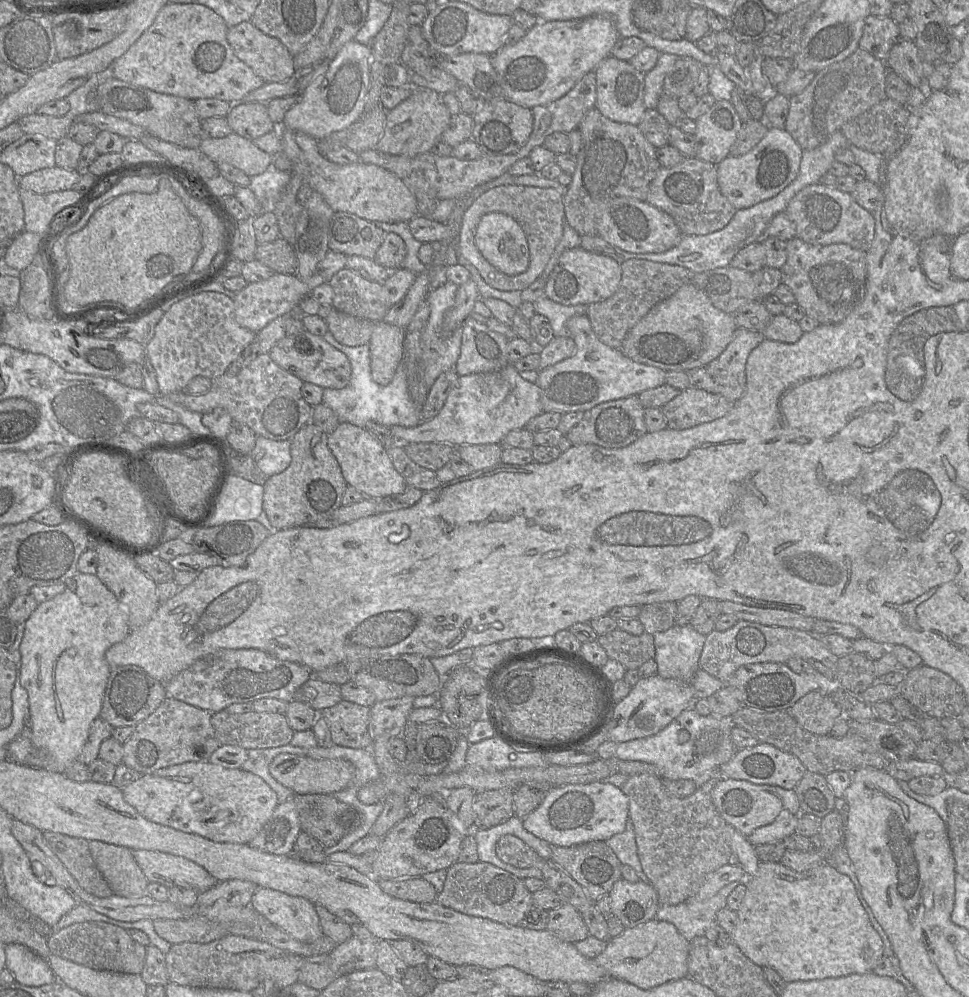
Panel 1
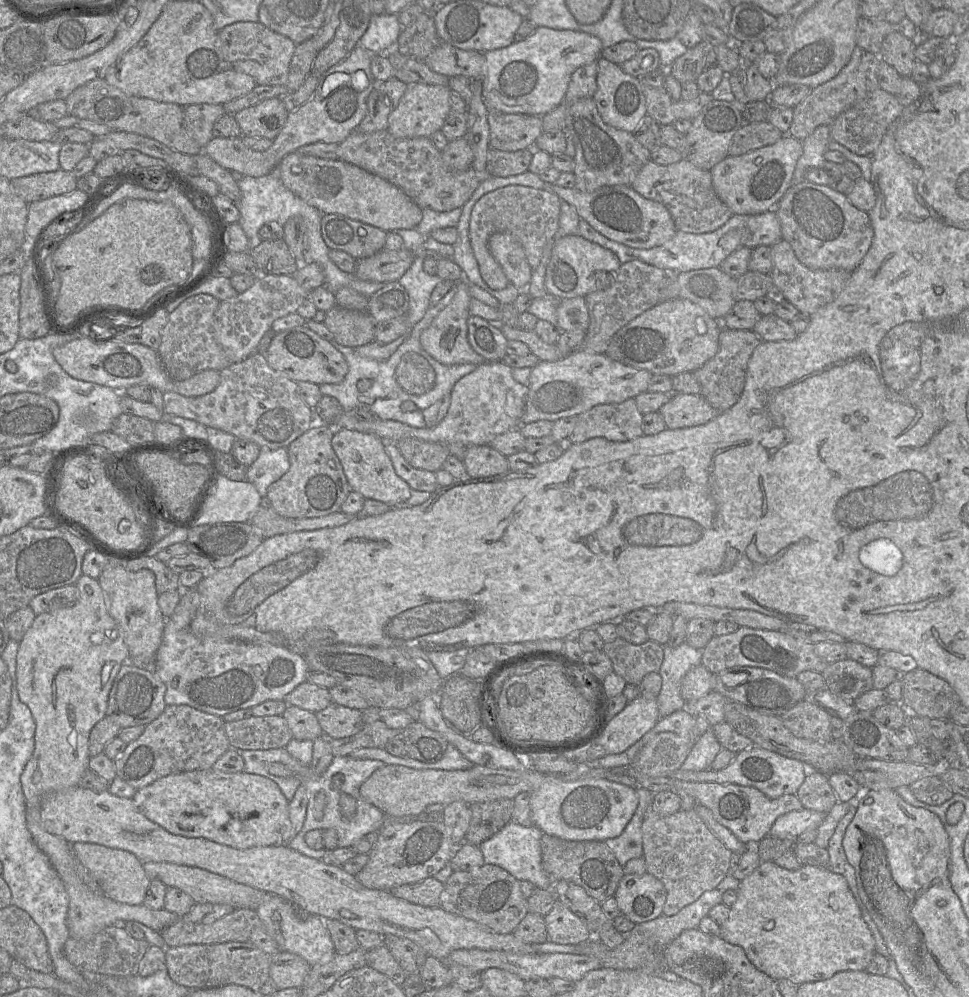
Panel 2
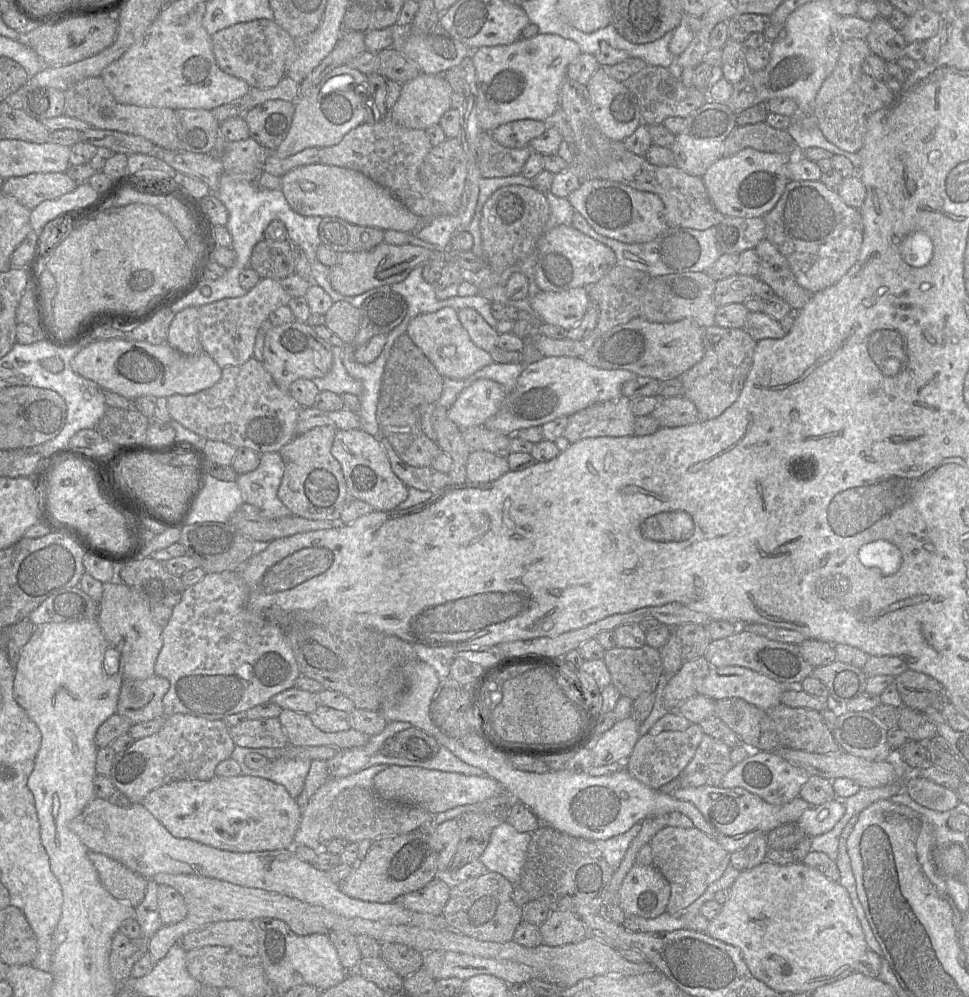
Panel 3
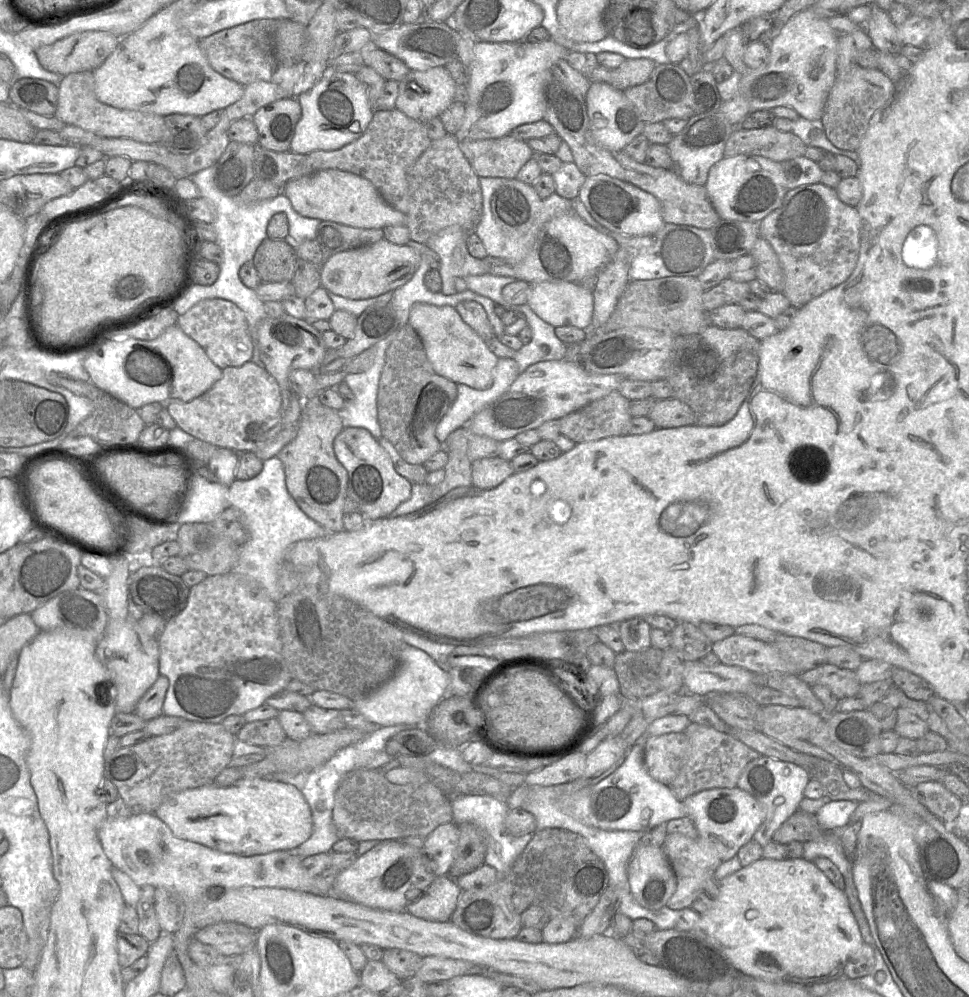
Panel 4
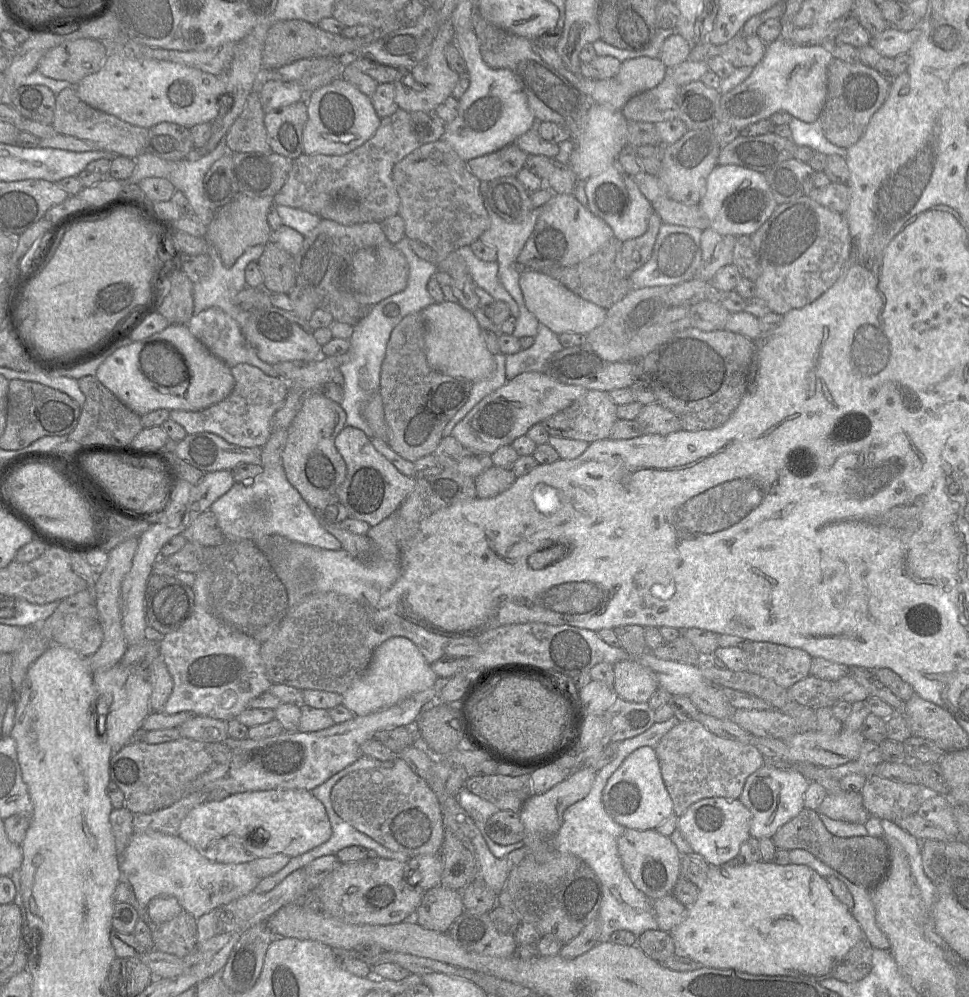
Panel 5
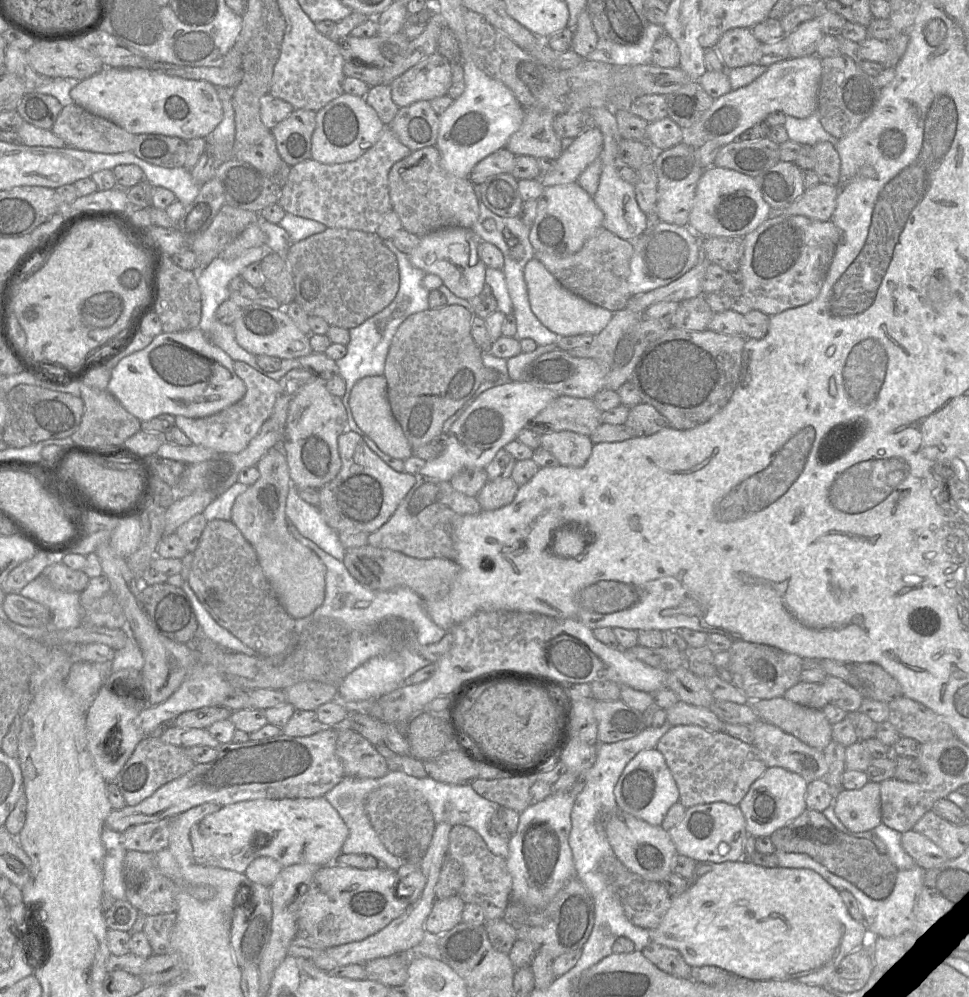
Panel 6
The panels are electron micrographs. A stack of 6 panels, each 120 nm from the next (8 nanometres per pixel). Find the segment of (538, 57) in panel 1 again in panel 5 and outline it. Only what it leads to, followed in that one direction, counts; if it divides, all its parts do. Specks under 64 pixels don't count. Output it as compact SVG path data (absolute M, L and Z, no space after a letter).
M472 28L456 32L454 42L466 62L469 87L458 100L458 113L446 124L441 139L449 143L459 157L467 162L514 143L518 137L536 126L537 121L530 111L527 96L515 74L509 69L494 69L485 64Z

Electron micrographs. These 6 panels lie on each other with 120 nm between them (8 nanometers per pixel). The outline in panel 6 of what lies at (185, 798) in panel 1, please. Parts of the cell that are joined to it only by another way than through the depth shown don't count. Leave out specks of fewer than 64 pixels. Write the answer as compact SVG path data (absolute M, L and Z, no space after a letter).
M324 798L258 799L222 806L207 815L190 830L190 841L197 863L244 873L258 857L271 857L283 868L294 864L315 864L320 867L333 863L348 836L348 828L337 810Z

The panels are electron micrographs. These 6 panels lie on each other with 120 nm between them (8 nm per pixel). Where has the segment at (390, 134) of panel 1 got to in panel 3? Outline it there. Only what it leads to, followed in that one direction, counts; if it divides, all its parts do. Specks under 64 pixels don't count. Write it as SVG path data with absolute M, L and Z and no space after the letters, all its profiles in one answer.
M421 73L403 84L390 116L401 126L426 130L451 108L452 93L444 75Z

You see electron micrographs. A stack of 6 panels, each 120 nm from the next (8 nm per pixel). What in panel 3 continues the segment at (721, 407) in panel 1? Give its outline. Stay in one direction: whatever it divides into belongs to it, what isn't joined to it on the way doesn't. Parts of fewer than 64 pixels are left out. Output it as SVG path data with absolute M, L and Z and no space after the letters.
M684 396L662 398L650 415L658 421L660 427L681 427L700 421L697 407Z

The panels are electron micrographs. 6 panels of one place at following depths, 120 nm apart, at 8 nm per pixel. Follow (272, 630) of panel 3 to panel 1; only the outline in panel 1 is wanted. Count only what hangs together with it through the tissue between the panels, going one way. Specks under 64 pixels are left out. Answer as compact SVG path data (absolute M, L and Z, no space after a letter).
M220 649L196 660L165 684L167 697L216 713L234 703L276 698L287 703L312 672L294 662L279 660L258 649Z

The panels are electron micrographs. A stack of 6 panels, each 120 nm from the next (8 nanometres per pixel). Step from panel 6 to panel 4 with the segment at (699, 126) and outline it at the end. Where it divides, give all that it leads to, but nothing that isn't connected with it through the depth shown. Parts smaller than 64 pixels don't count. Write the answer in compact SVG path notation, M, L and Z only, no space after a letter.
M810 7L796 13L772 41L769 47L769 62L756 69L748 69L743 74L738 94L747 101L750 112L786 106L793 108L800 117L807 120L821 119L827 97L836 79L837 41L838 38L827 23L827 19L818 17Z

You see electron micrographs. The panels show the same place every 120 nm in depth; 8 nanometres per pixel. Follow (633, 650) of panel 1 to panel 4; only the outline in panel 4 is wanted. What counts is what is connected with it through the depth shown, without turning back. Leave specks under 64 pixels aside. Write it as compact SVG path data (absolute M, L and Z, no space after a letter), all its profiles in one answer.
M650 646L640 651L616 653L613 669L621 697L640 699L659 690L659 665L663 651Z

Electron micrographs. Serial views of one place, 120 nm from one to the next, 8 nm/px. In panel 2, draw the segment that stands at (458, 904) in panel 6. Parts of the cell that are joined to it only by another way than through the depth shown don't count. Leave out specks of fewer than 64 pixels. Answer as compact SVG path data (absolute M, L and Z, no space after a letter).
M431 876L416 883L395 886L389 892L395 897L413 904L435 907L440 903L440 895L443 890L444 884Z

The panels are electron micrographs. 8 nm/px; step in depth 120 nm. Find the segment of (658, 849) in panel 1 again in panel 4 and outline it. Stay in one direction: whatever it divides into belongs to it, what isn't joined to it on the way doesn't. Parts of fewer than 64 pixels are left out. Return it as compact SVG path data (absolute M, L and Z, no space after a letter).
M680 833L668 834L662 845L677 878L677 888L666 906L673 910L691 907L695 898L704 891L706 881L713 877L723 863L716 848L708 841L697 837L689 838Z

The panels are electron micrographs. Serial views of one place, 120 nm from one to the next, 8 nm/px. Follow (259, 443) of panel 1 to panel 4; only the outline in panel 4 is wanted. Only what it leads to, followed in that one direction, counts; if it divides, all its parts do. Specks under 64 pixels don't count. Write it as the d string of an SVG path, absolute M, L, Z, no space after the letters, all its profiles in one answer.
M277 456L264 460L261 472L254 478L249 480L235 479L228 488L227 500L229 506L234 506L243 513L244 527L248 534L247 540L239 548L237 563L229 572L243 574L255 580L265 589L267 595L278 603L281 599L279 574L288 549L300 540L324 537L328 531L303 512L290 495L285 483L284 466Z

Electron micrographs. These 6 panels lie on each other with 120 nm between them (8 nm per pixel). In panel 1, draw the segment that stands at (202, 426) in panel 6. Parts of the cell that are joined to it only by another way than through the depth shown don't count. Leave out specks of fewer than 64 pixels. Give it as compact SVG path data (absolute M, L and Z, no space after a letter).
M261 354L237 374L226 374L212 380L210 390L201 395L185 391L165 397L184 408L205 414L215 408L224 408L234 421L251 428L257 436L276 441L291 441L294 435L311 422L312 406L302 396L303 381L273 362L269 354Z

